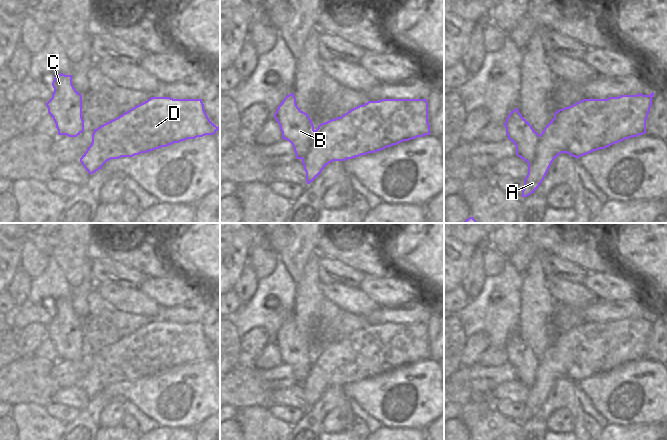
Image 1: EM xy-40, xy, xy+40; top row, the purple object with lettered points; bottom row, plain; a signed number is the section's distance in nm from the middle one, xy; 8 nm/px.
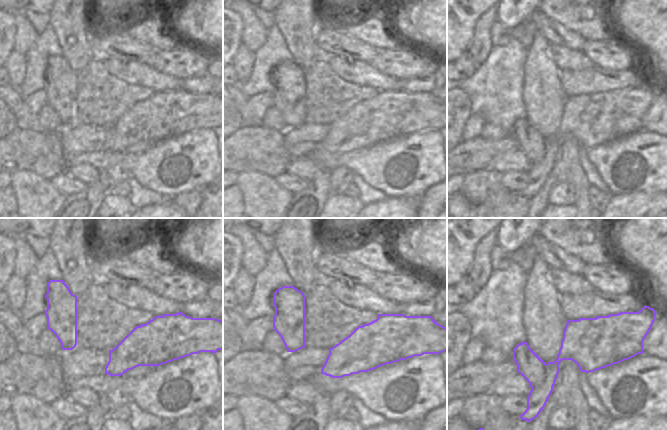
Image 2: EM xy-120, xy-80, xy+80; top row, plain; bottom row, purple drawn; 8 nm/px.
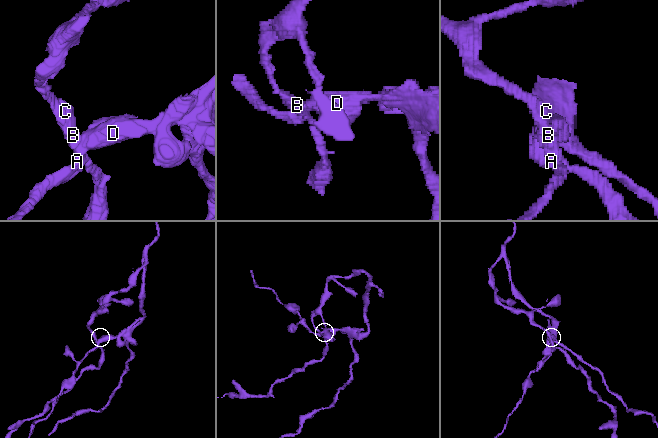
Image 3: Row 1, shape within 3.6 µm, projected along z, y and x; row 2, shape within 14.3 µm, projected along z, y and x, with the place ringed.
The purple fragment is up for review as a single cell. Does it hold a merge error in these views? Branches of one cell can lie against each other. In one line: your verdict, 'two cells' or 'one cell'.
two cells

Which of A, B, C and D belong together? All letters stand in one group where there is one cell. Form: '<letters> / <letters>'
A D / B C

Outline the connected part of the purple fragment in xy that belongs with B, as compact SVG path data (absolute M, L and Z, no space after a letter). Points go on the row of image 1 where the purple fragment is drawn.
M294 93L287 95L280 103L274 118L280 126L282 139L292 144L296 159L306 157L312 146L315 130L308 114L298 108Z

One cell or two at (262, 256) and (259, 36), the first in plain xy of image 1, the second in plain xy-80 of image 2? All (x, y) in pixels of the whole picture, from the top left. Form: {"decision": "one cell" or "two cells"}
{"decision": "one cell"}

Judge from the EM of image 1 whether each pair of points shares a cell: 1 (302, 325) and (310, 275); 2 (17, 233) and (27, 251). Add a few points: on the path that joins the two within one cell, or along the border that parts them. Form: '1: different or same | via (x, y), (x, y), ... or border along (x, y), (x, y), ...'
1: same | via (306, 313), (309, 287)
2: same | via (21, 237), (26, 242), (27, 247)

